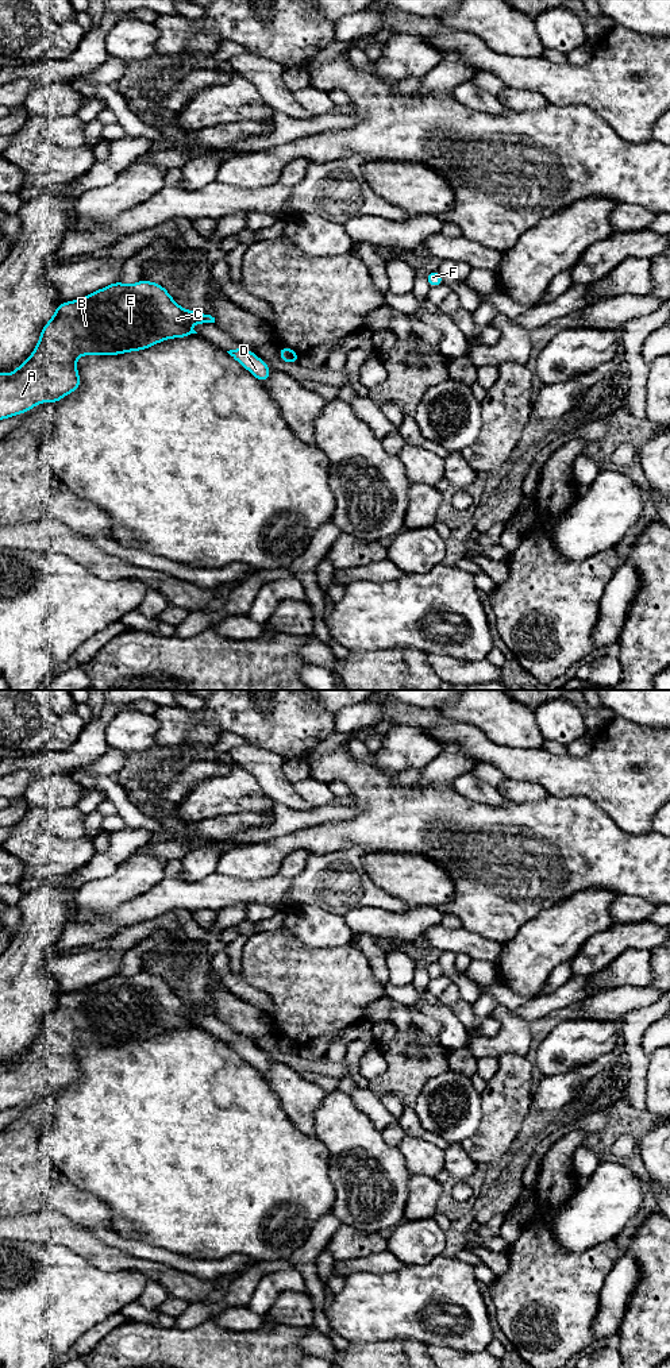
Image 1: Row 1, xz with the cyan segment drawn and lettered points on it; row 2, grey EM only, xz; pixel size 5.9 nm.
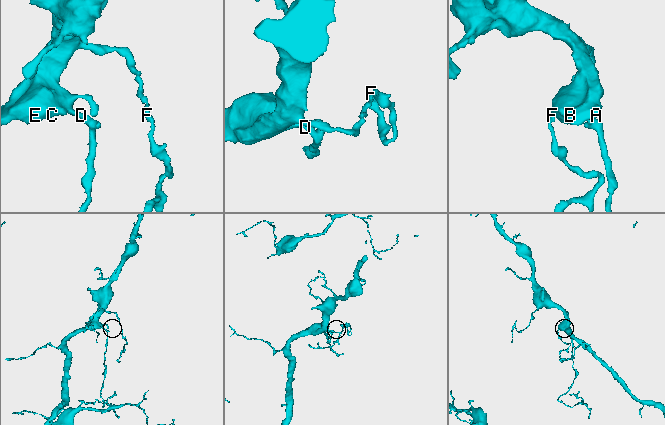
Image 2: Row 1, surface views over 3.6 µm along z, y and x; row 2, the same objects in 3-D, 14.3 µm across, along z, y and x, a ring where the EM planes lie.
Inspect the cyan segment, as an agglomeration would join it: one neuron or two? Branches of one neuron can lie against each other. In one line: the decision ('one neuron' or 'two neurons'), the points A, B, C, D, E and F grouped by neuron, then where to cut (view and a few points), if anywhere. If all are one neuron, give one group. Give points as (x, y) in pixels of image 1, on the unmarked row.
one neuron; A B C D E F; no cut

